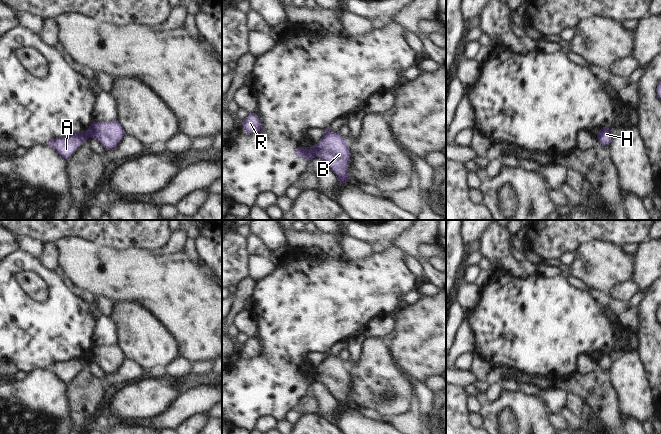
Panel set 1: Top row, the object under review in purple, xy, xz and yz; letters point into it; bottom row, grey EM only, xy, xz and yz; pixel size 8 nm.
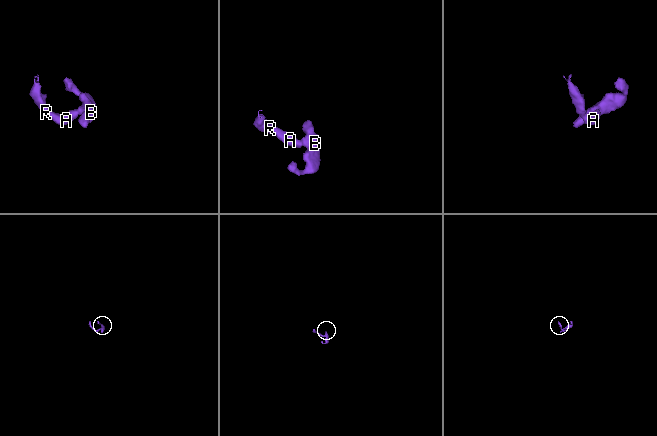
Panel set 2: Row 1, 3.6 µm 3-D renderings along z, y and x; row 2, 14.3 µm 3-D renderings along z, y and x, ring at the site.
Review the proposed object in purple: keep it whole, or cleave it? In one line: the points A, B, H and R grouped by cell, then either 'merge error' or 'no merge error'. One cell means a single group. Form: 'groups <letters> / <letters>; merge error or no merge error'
groups A H R / B; merge error

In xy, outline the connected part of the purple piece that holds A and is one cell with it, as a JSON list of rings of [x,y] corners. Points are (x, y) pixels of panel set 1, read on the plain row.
[[[73,355],[71,359],[51,363],[51,370],[62,382],[69,382],[85,365],[89,363],[87,355]]]

